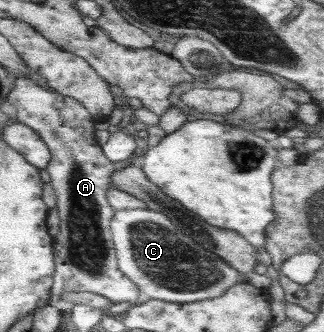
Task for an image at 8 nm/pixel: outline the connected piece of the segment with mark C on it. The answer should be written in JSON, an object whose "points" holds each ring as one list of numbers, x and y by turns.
{"points":[[148,207,115,210,110,230,116,249,118,268,140,289,144,299,155,299,171,303,193,303,223,295,235,284,245,281,245,275,219,256,207,251,187,234,184,234,163,212,151,211]]}

